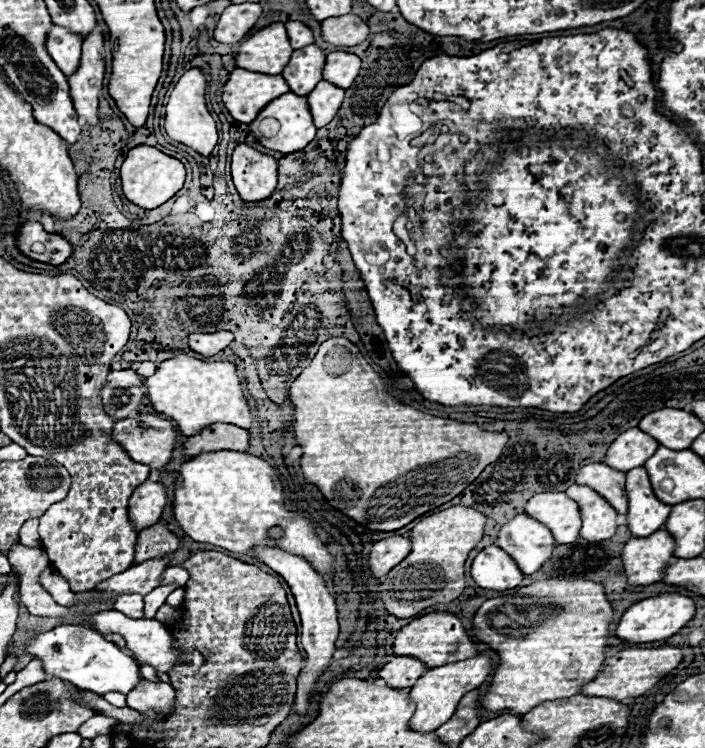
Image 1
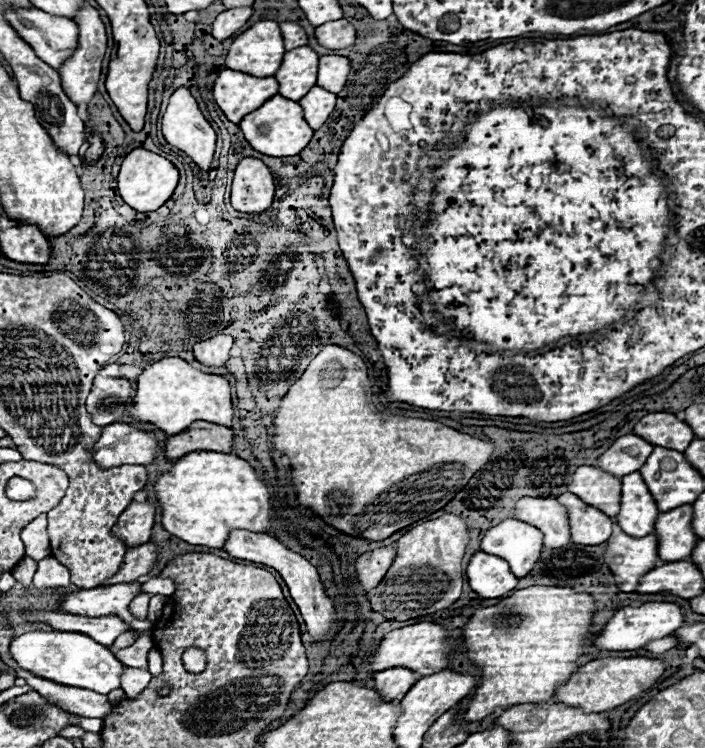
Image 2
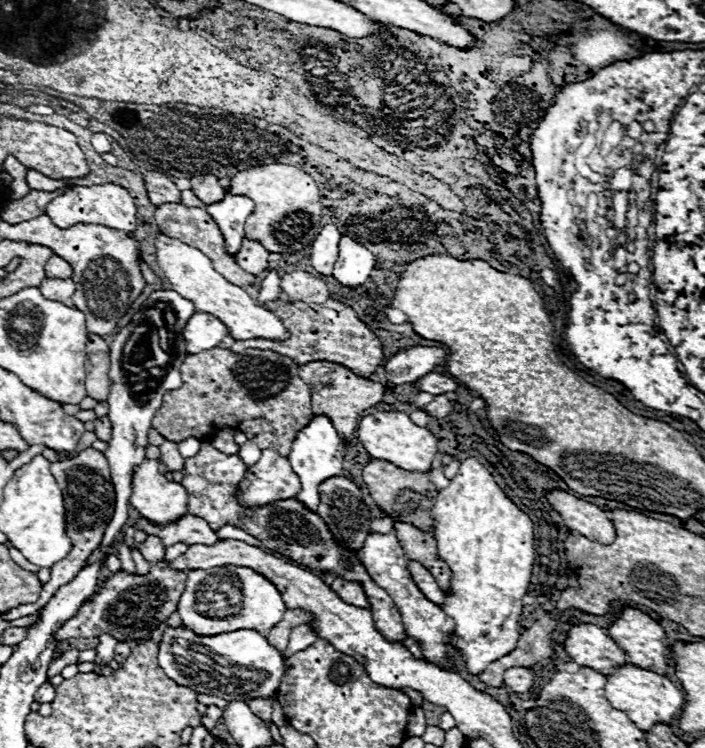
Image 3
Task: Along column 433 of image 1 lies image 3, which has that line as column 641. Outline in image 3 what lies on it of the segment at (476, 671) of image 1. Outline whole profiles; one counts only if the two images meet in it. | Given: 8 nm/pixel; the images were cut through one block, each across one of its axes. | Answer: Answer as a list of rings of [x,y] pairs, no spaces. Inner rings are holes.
[[[626,664],[626,666],[618,668],[616,674],[608,674],[606,698],[610,700],[610,704],[614,704],[614,708],[624,710],[642,732],[650,732],[654,724],[672,726],[674,720],[680,716],[680,708],[686,702],[684,694],[672,684],[670,678],[654,674],[644,668],[638,668],[634,664]]]

